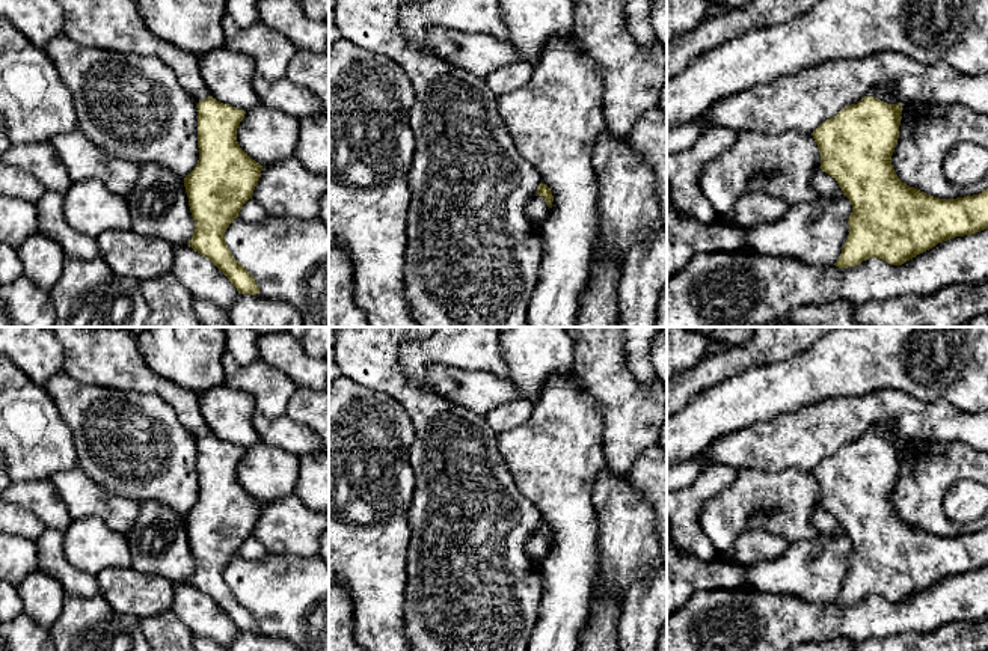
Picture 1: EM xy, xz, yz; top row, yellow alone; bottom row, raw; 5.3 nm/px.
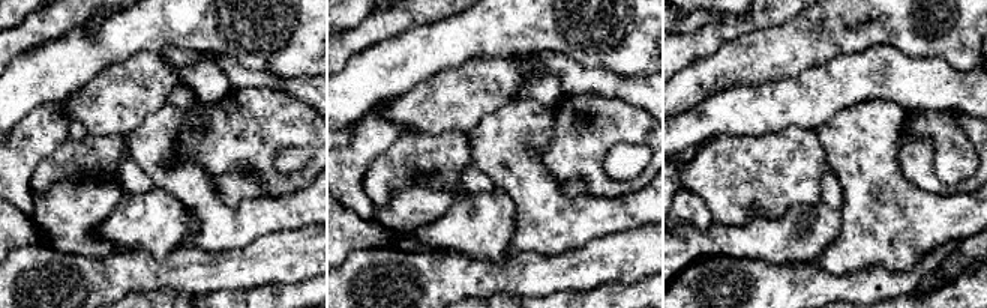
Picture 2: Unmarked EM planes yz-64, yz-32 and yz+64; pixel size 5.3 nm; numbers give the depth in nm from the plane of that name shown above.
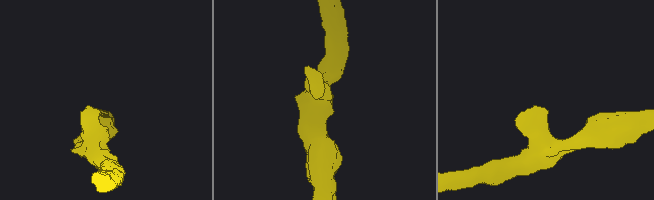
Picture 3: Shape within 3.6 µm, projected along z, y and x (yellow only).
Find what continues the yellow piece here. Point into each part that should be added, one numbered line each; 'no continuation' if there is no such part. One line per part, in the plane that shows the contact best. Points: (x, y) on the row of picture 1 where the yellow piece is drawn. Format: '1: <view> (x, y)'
no continuation

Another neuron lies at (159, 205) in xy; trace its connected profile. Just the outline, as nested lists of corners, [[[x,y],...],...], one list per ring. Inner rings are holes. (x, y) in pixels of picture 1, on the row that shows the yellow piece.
[[[155,163],[139,166],[139,178],[125,196],[131,229],[176,246],[189,246],[195,232],[184,179]]]

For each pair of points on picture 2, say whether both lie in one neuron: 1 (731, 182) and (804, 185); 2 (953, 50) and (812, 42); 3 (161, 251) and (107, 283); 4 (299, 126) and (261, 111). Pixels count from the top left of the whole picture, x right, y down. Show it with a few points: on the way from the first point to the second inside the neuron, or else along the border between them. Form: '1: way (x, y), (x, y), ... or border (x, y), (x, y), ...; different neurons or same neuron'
1: way (749, 182), (786, 182); same neuron
2: way (918, 38), (912, 33), (846, 33); same neuron
3: border (174, 248), (159, 259), (153, 259), (149, 254); different neurons
4: way (290, 122), (270, 120); same neuron

